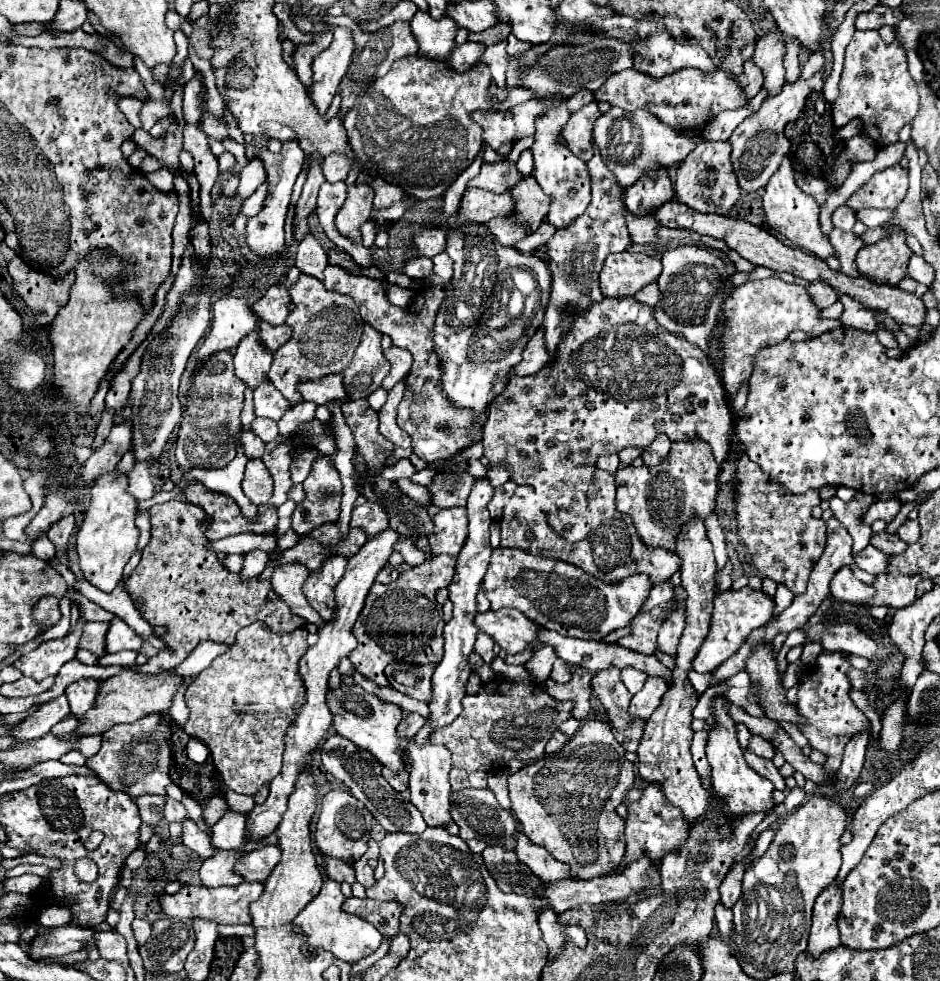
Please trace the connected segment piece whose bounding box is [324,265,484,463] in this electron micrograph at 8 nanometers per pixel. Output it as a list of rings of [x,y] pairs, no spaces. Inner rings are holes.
[[[328,265],[324,269],[324,275],[326,275],[324,285],[328,291],[338,291],[338,293],[350,295],[354,299],[364,323],[370,323],[372,327],[376,327],[376,331],[388,335],[392,339],[394,347],[408,349],[412,353],[414,363],[412,363],[410,375],[406,379],[404,399],[398,405],[396,423],[400,425],[400,429],[404,429],[412,437],[414,453],[420,459],[434,463],[434,461],[454,457],[468,445],[480,441],[484,415],[480,415],[480,421],[474,425],[474,413],[470,413],[470,409],[458,409],[456,405],[446,401],[442,395],[440,381],[438,381],[442,371],[440,371],[440,361],[438,361],[438,355],[436,355],[434,343],[432,343],[432,327],[434,327],[434,317],[438,313],[438,307],[440,307],[442,299],[446,297],[446,287],[444,285],[422,287],[418,291],[416,299],[412,301],[412,305],[408,309],[400,309],[388,301],[384,283],[380,279],[354,277],[336,265]]]

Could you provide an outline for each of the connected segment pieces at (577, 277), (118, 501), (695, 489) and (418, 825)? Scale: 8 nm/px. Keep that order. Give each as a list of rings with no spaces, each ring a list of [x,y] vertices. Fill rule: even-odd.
[[[592,139],[592,147],[594,147],[594,157],[586,163],[588,175],[592,181],[592,201],[582,217],[578,217],[568,229],[556,231],[556,235],[548,241],[552,295],[550,295],[550,305],[546,307],[542,327],[546,333],[546,347],[550,351],[550,357],[556,355],[556,347],[562,341],[562,335],[566,333],[566,327],[560,327],[564,309],[574,305],[578,311],[584,311],[594,301],[602,301],[604,297],[600,293],[600,283],[598,283],[602,263],[610,253],[622,253],[630,245],[630,235],[628,235],[626,217],[624,217],[626,189],[620,187],[614,173],[610,173],[608,167],[604,165],[600,149],[594,139]]]
[[[112,471],[98,479],[92,487],[90,507],[84,517],[84,523],[76,535],[76,553],[78,565],[84,573],[84,579],[96,589],[110,593],[122,579],[122,569],[128,563],[134,547],[138,545],[138,529],[134,525],[134,511],[138,509],[136,499],[126,491],[128,477],[116,477]]]
[[[704,439],[672,443],[670,455],[664,463],[654,467],[628,465],[616,471],[616,507],[620,513],[628,513],[632,517],[646,545],[660,545],[674,551],[676,533],[682,525],[694,515],[706,519],[714,511],[718,471],[720,465]]]
[[[332,735],[324,741],[320,755],[322,755],[322,765],[338,781],[342,781],[358,801],[364,803],[364,807],[376,817],[376,821],[388,833],[394,833],[394,831],[422,833],[426,829],[422,815],[418,815],[418,809],[410,803],[408,795],[394,791],[388,785],[388,781],[382,777],[382,765],[374,759],[374,755],[370,755],[370,751],[362,751],[360,747],[356,747],[354,743],[350,743],[348,739],[344,739],[340,735]]]

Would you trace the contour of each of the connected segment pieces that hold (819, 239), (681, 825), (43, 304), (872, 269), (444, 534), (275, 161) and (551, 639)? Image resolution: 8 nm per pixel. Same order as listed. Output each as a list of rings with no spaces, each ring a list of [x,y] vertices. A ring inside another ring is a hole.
[[[788,157],[782,159],[778,171],[770,177],[768,185],[766,185],[766,193],[762,197],[762,207],[764,207],[764,215],[766,215],[766,223],[778,231],[780,235],[784,235],[786,239],[790,239],[792,243],[796,243],[798,247],[814,253],[816,257],[820,257],[822,261],[826,261],[828,257],[836,255],[834,247],[828,241],[828,235],[822,233],[820,229],[820,221],[818,221],[818,203],[812,195],[806,195],[796,183],[794,183],[794,169]]]
[[[648,785],[642,797],[628,805],[624,837],[626,837],[626,853],[618,869],[614,869],[614,873],[620,873],[624,867],[638,861],[640,857],[648,857],[652,863],[660,865],[662,855],[668,855],[672,851],[678,853],[678,849],[688,841],[688,825],[678,807],[674,807],[670,801],[664,799],[662,789],[658,785]]]
[[[14,257],[8,263],[8,273],[14,281],[14,291],[24,299],[30,311],[36,317],[36,325],[44,327],[56,317],[58,309],[66,305],[68,291],[74,283],[74,273],[64,277],[62,281],[54,281],[52,277],[26,267],[20,257]]]
[[[898,231],[874,245],[862,247],[856,255],[856,265],[860,275],[866,275],[876,283],[898,285],[898,281],[906,277],[910,257],[912,251],[906,245],[906,233]]]
[[[442,509],[434,515],[434,535],[430,535],[430,547],[434,555],[448,553],[458,555],[466,541],[466,509]]]
[[[286,141],[282,143],[280,153],[270,153],[268,149],[260,149],[260,157],[268,169],[268,195],[264,199],[262,211],[256,217],[250,217],[246,223],[246,243],[254,255],[262,259],[270,259],[270,257],[280,257],[284,251],[284,219],[286,219],[290,195],[292,195],[292,185],[298,173],[302,171],[302,163],[306,155],[298,147],[298,143]]]
[[[542,631],[542,645],[550,645],[554,647],[556,655],[566,661],[566,663],[572,663],[572,665],[580,665],[580,667],[586,667],[586,669],[592,669],[592,671],[604,671],[604,669],[610,669],[610,667],[616,667],[616,669],[624,669],[624,667],[638,667],[638,671],[646,671],[648,677],[654,677],[658,675],[660,679],[666,679],[666,685],[672,683],[672,671],[666,669],[656,655],[642,655],[642,653],[634,653],[634,651],[628,651],[620,645],[606,645],[602,641],[584,641],[584,639],[574,639],[574,637],[566,637],[566,635],[558,635],[556,631]]]

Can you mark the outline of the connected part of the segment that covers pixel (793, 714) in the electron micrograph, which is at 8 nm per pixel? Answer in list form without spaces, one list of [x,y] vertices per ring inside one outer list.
[[[772,645],[762,647],[762,651],[754,651],[754,655],[746,659],[746,673],[750,675],[750,685],[754,687],[754,699],[768,719],[778,723],[788,721],[802,727],[802,715],[798,715],[796,705],[786,699]]]

